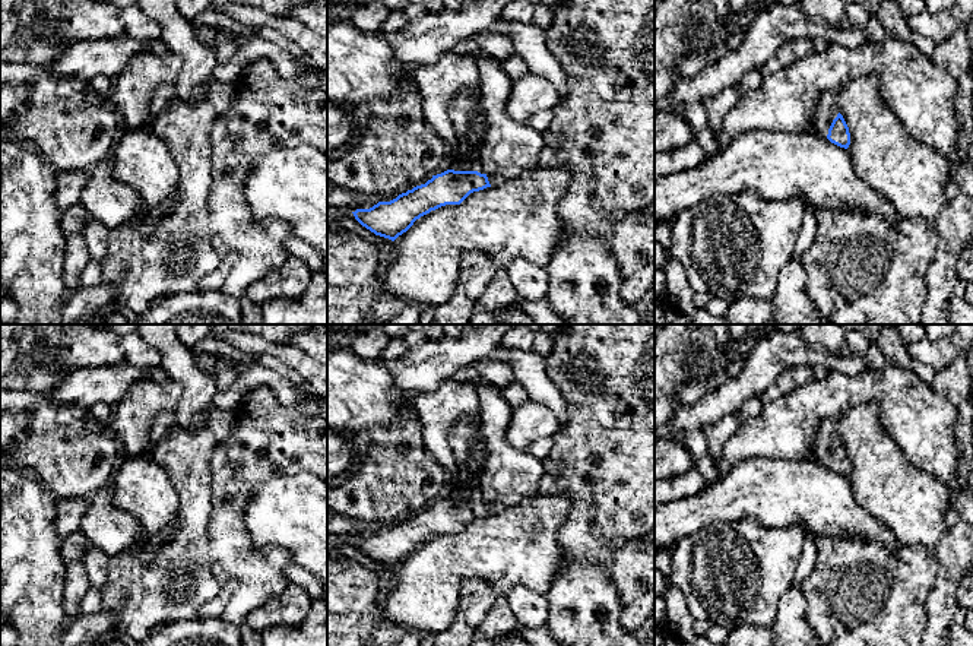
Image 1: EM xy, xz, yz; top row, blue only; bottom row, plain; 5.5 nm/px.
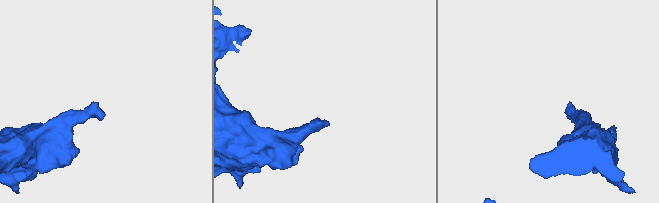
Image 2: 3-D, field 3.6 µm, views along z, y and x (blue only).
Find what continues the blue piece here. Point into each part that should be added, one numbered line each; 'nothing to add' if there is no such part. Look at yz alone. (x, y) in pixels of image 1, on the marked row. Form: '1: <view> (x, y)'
1: yz (827, 108)

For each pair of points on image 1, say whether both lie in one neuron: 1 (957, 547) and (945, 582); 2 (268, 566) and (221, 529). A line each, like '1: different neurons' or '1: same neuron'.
1: same neuron
2: same neuron

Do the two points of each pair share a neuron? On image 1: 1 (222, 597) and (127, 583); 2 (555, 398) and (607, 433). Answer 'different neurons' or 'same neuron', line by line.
1: different neurons
2: different neurons

